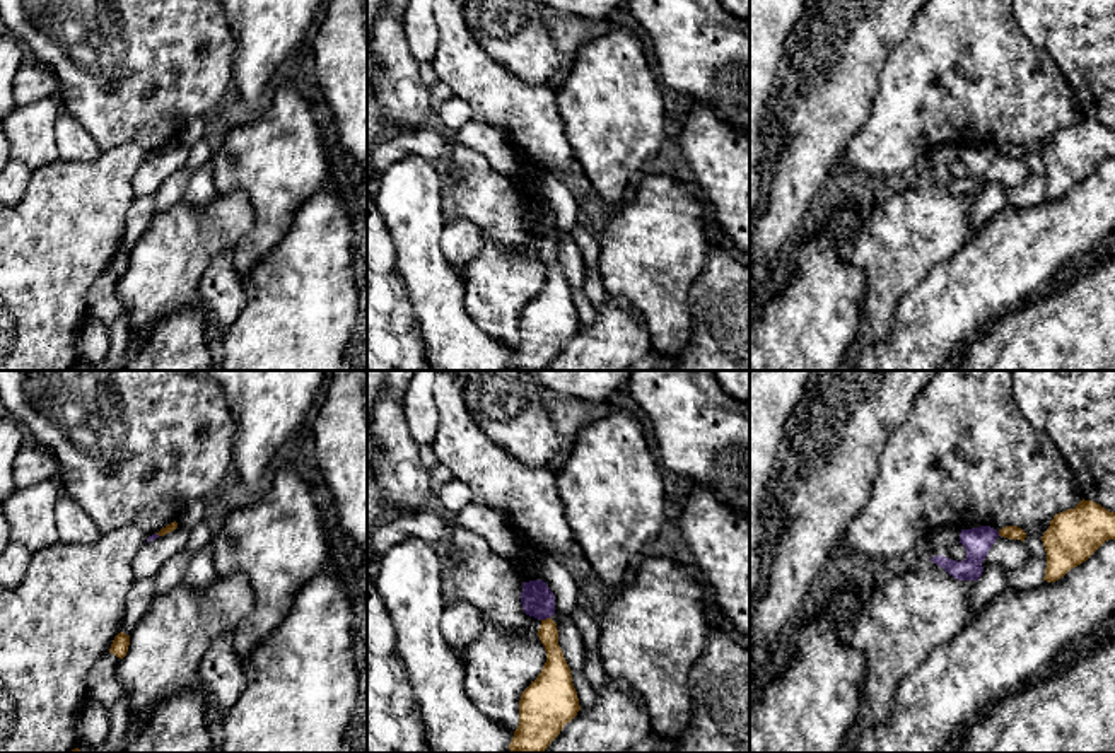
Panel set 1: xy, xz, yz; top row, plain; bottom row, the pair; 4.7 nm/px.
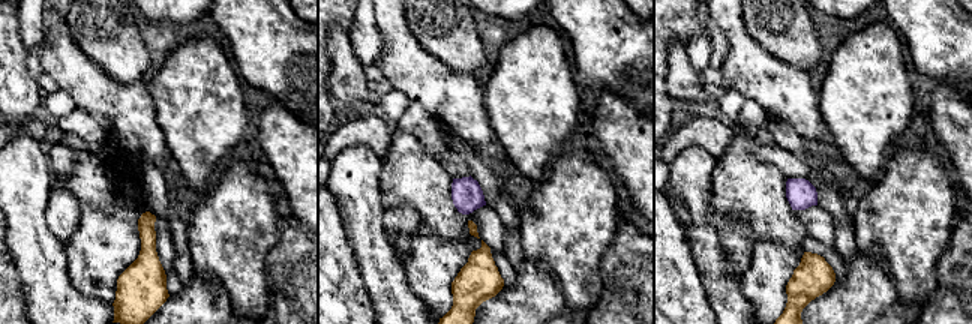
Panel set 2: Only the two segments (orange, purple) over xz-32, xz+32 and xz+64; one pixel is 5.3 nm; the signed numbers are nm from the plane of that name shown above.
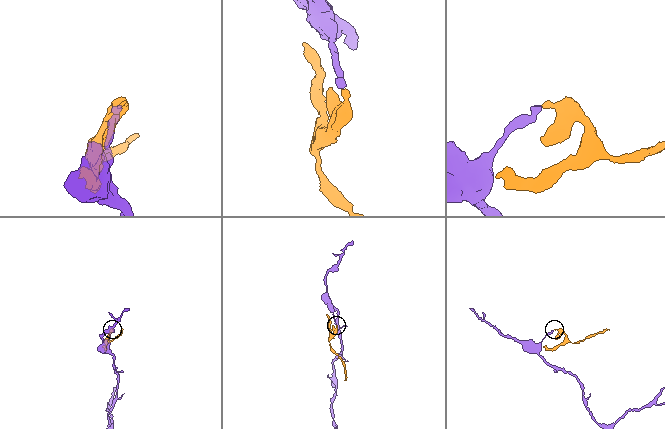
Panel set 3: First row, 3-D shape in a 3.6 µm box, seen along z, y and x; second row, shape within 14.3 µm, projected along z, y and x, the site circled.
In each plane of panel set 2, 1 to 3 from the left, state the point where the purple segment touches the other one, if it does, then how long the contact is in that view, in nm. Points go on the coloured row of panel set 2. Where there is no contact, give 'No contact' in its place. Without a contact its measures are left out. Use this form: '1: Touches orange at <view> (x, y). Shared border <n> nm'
1: No contact
2: No contact
3: No contact

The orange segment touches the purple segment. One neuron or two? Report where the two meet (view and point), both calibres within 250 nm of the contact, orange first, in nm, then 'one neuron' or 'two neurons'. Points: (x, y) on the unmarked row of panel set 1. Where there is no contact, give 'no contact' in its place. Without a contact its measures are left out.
xz (547, 236) | 120/150 nm | two neurons

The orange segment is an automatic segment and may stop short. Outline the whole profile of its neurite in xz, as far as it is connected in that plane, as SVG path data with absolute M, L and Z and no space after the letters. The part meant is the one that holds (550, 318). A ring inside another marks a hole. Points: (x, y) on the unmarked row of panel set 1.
M541 237L538 254L546 268L546 280L534 299L521 311L519 343L509 362L511 369L543 371L581 328L572 289L558 263L557 241Z

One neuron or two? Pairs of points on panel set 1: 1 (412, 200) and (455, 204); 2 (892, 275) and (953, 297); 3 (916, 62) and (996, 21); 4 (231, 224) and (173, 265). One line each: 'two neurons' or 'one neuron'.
1: two neurons
2: two neurons
3: one neuron
4: one neuron

